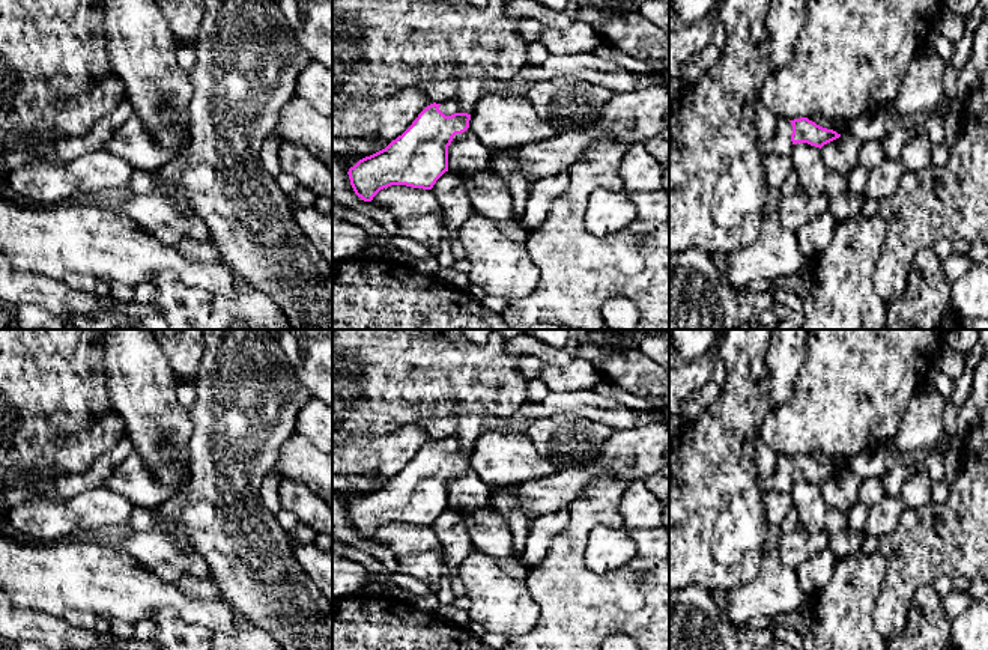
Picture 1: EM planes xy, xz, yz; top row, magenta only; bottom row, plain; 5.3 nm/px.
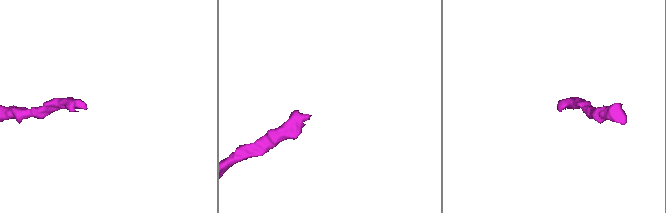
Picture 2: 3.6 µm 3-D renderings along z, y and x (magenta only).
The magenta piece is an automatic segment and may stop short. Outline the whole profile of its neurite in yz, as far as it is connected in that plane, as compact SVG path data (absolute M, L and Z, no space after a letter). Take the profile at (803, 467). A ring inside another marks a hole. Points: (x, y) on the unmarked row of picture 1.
M780 454L774 472L771 475L758 474L756 481L762 494L768 491L791 492L797 480L808 480L821 486L839 474L841 471L836 468L823 465L808 454L794 457Z

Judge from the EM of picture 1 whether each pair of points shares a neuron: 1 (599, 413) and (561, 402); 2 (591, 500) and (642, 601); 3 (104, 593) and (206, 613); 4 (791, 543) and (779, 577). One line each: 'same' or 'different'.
1: same
2: same
3: same
4: different

